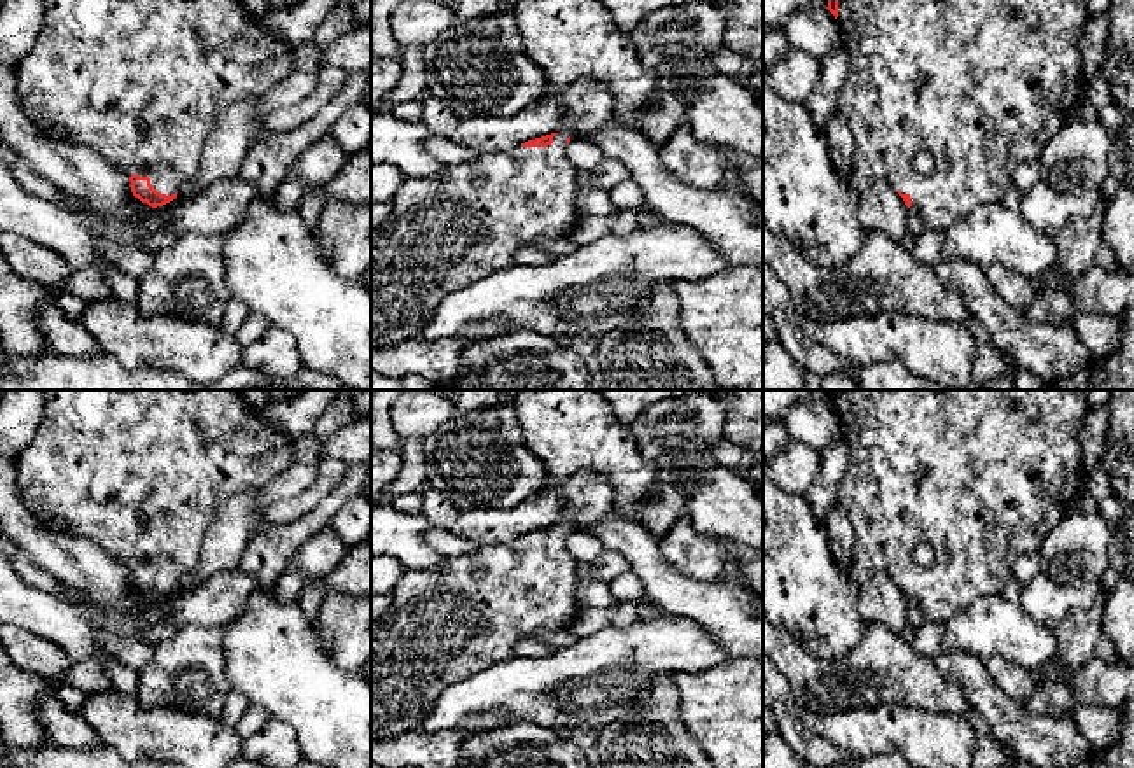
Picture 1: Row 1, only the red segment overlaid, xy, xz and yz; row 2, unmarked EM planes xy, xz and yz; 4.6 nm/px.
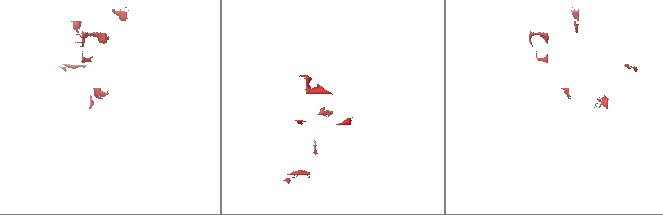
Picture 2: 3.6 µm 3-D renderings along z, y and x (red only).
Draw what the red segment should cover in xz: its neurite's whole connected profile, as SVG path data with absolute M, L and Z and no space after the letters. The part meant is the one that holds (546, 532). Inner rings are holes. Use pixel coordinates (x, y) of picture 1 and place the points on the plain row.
M579 471L574 476L565 478L562 483L548 483L544 488L565 499L565 516L569 518L562 525L551 525L536 532L528 532L522 537L509 541L500 546L478 546L472 551L462 553L458 556L448 556L439 567L424 569L424 570L406 570L392 590L392 604L385 614L371 623L371 737L387 738L401 735L411 728L416 728L432 710L434 702L443 691L446 691L455 682L467 679L492 665L497 665L504 660L513 658L514 646L525 640L530 633L536 632L558 632L567 630L579 612L581 605L576 600L576 583L578 583L578 560L565 549L565 537L581 530L583 525L593 523L598 518L611 516L618 513L614 506L614 488L607 476L593 471Z

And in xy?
M42 390L46 395L44 420L33 441L14 458L21 499L28 511L46 527L88 539L122 562L131 584L152 600L177 590L177 584L198 570L205 535L217 509L233 495L262 486L294 464L292 437L278 423L266 420L238 390Z

